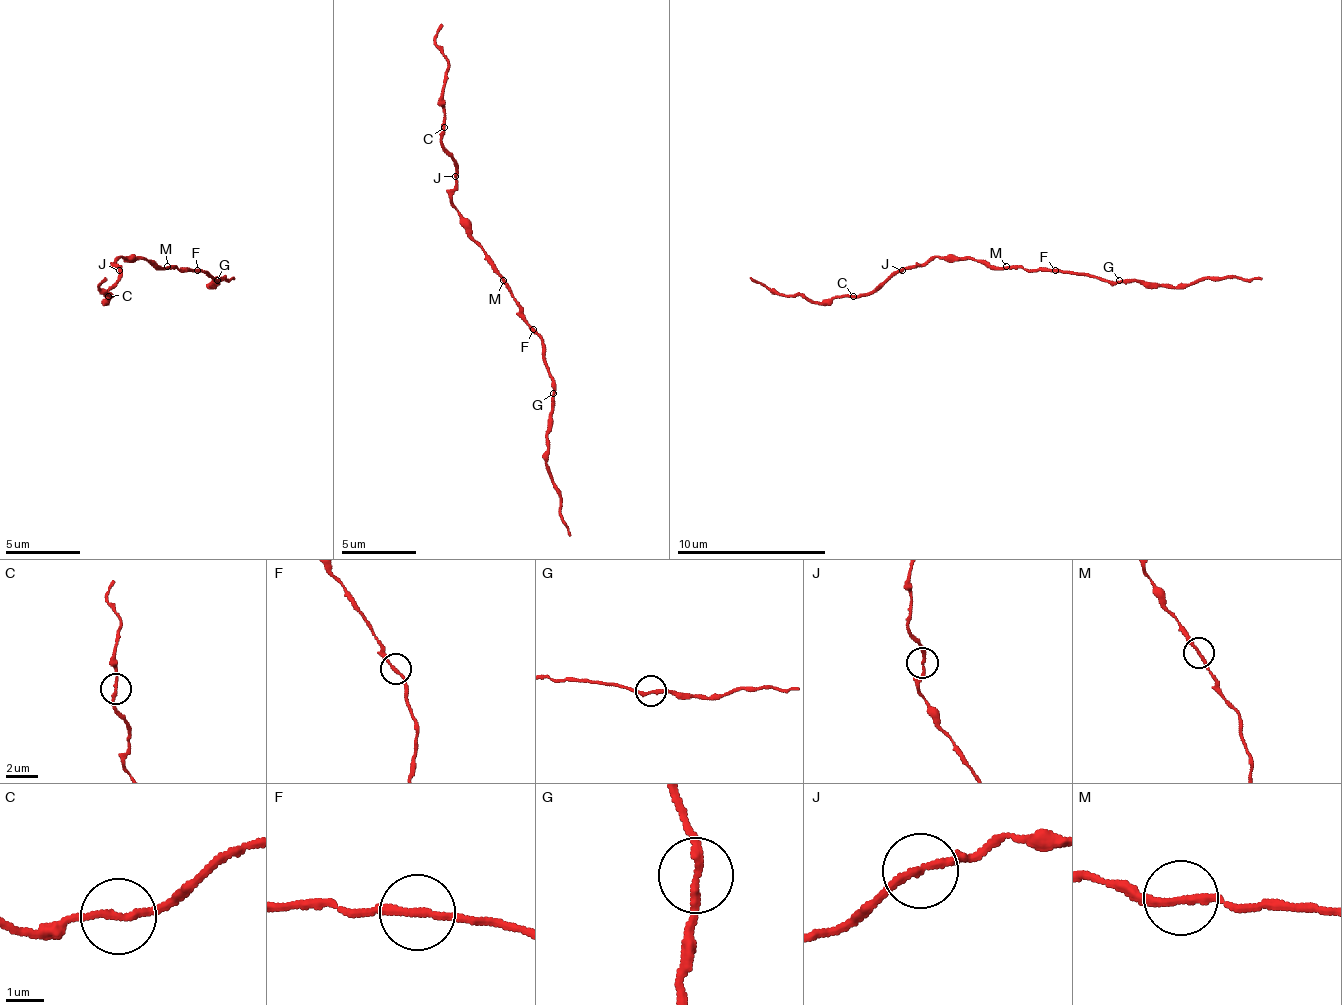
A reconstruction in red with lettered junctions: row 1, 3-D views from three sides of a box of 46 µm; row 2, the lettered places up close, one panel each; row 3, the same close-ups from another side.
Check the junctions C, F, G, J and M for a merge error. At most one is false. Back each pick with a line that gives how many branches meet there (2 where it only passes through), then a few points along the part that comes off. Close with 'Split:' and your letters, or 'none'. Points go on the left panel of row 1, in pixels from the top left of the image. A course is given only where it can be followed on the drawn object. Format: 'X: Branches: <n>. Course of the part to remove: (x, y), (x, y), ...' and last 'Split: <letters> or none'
Split: none

